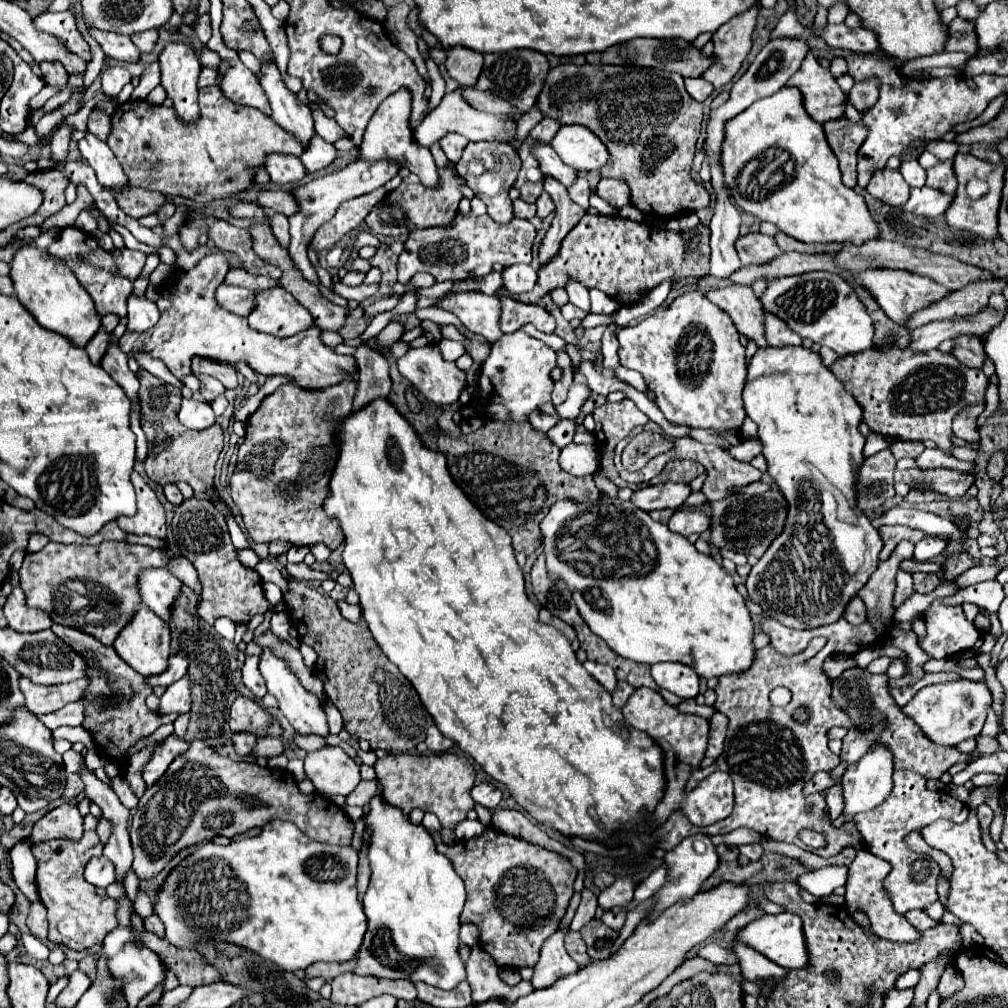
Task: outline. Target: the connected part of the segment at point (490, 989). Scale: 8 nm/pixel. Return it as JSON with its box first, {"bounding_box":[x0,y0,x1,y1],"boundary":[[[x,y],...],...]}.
{"bounding_box":[466,945,532,1004],"boundary":[[[480,945],[471,947],[470,956],[466,961],[466,980],[472,988],[472,1000],[476,1004],[486,1002],[492,996],[508,998],[508,1002],[516,1002],[522,996],[532,992],[530,982],[520,982],[518,986],[508,986],[500,980],[498,968],[492,962],[490,955],[480,948]]]}

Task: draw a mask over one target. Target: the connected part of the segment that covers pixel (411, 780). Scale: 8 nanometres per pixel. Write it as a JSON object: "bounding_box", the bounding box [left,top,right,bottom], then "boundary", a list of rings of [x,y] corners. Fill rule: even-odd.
{"bounding_box":[376,754,474,830],"boundary":[[[388,754],[384,760],[378,760],[376,776],[384,786],[382,798],[402,808],[404,814],[410,814],[412,808],[422,808],[424,812],[434,812],[442,828],[454,830],[454,826],[466,818],[466,812],[474,808],[470,790],[474,786],[474,766],[466,756],[458,754]]]}

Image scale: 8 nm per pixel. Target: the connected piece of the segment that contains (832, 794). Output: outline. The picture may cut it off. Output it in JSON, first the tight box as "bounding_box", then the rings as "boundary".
{"bounding_box":[824,784,844,818],"boundary":[[[836,784],[836,786],[832,786],[832,788],[826,788],[826,790],[824,790],[824,798],[826,798],[826,804],[828,804],[828,808],[830,808],[830,816],[838,818],[844,807],[841,784]]]}

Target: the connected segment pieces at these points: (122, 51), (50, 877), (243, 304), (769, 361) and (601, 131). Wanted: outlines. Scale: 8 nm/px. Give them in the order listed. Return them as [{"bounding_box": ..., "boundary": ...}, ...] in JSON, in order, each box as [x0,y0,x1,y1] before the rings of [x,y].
[{"bounding_box":[80,16,140,62],"boundary":[[[84,16],[80,20],[82,20],[82,26],[86,28],[86,32],[102,46],[106,56],[112,56],[114,60],[120,60],[120,62],[136,62],[138,60],[140,50],[132,44],[130,36],[122,36],[122,34],[116,34],[116,32],[102,32],[92,24],[86,26]]]},{"bounding_box":[32,816,118,952],"boundary":[[[86,816],[84,822],[84,836],[74,842],[74,840],[50,840],[50,842],[40,842],[32,846],[32,854],[38,862],[38,872],[36,872],[36,886],[42,904],[48,910],[48,940],[54,942],[56,946],[66,946],[70,950],[82,952],[98,946],[104,936],[116,928],[116,912],[118,912],[118,902],[106,894],[104,888],[92,886],[90,882],[84,880],[82,872],[84,866],[92,856],[102,854],[102,842],[96,834],[96,824],[98,820],[94,816]]]},{"bounding_box":[216,284,254,316],"boundary":[[[220,284],[216,290],[216,302],[234,314],[248,316],[254,306],[254,294],[242,286]]]},{"bounding_box":[742,346,882,630],"boundary":[[[766,346],[766,348],[758,348],[756,354],[750,358],[748,362],[748,376],[746,376],[746,386],[742,390],[742,404],[746,414],[758,424],[758,436],[760,442],[764,444],[764,458],[768,460],[768,474],[776,480],[776,484],[780,486],[784,498],[788,498],[788,526],[784,526],[784,534],[780,534],[780,538],[776,538],[776,542],[772,542],[772,546],[764,552],[764,556],[758,560],[756,566],[752,566],[748,580],[746,580],[746,588],[748,588],[748,596],[758,602],[764,612],[776,620],[780,620],[784,626],[794,628],[794,630],[804,630],[804,628],[816,628],[828,622],[836,622],[842,612],[844,606],[848,604],[848,598],[856,596],[858,590],[868,582],[870,574],[876,570],[878,566],[878,554],[882,550],[882,540],[878,536],[878,530],[870,524],[870,520],[856,510],[854,504],[854,482],[856,482],[856,466],[864,460],[864,444],[866,438],[858,432],[858,424],[862,422],[862,410],[860,404],[844,390],[842,382],[828,370],[828,366],[822,364],[822,358],[818,352],[804,348],[804,346]]]},{"bounding_box":[536,64,710,218],"boundary":[[[560,64],[548,70],[536,104],[544,116],[560,124],[582,124],[606,144],[610,160],[600,170],[602,178],[624,180],[630,188],[630,204],[640,212],[656,214],[660,218],[674,218],[696,212],[710,204],[710,194],[704,184],[690,178],[690,166],[702,124],[702,104],[690,98],[680,74],[640,66]]]}]

